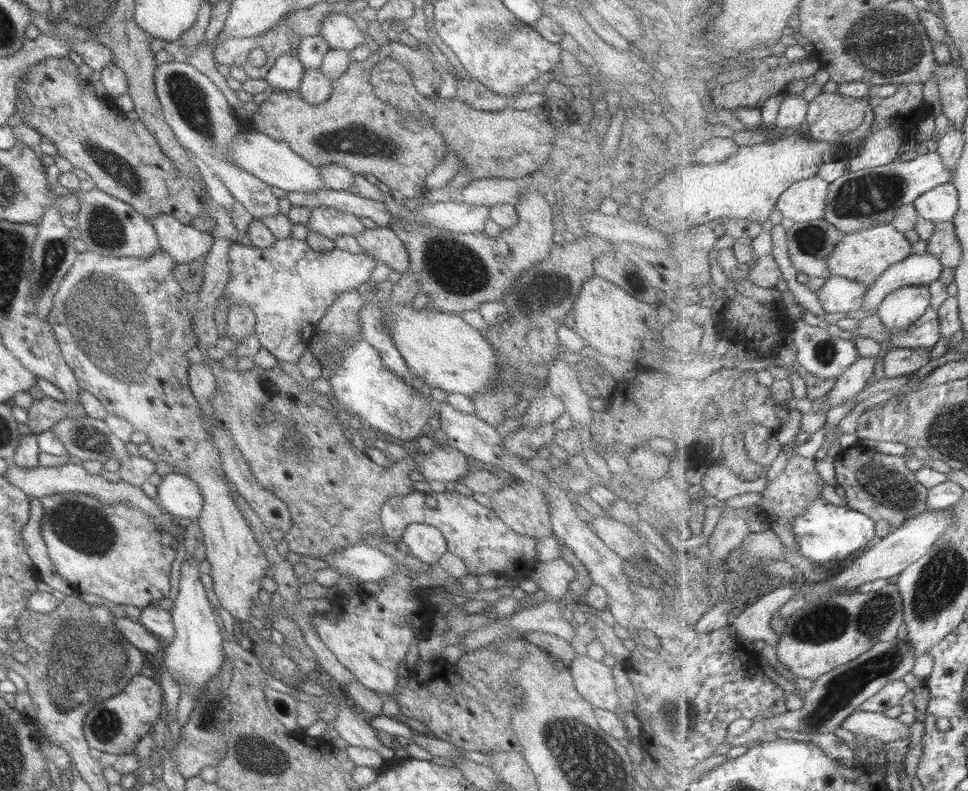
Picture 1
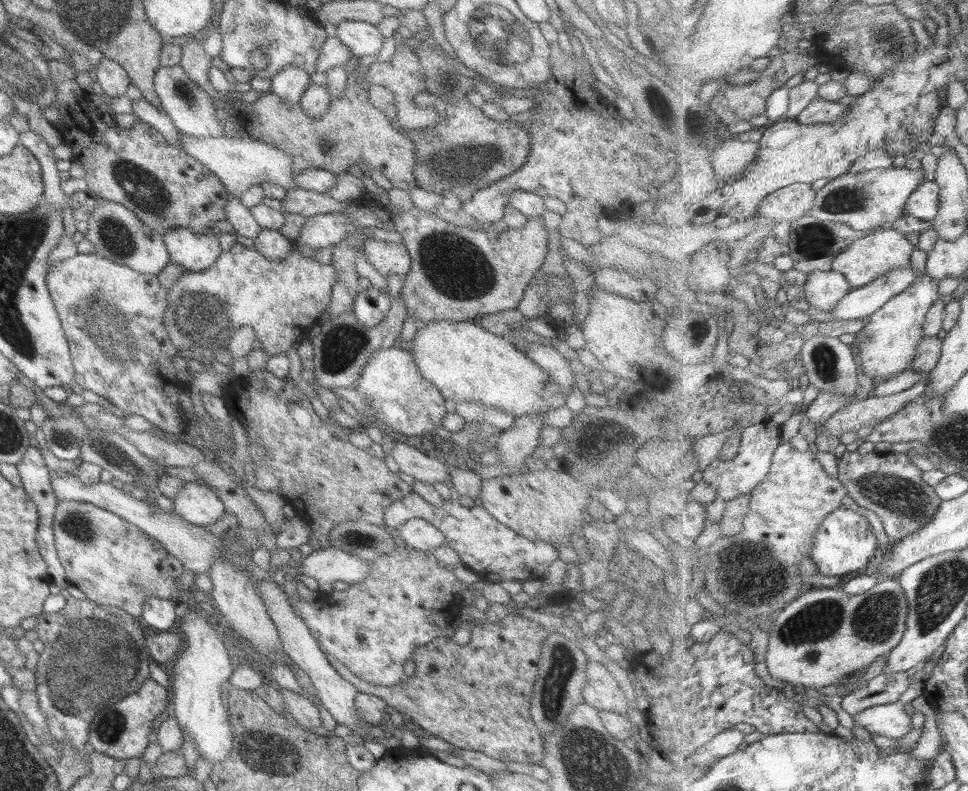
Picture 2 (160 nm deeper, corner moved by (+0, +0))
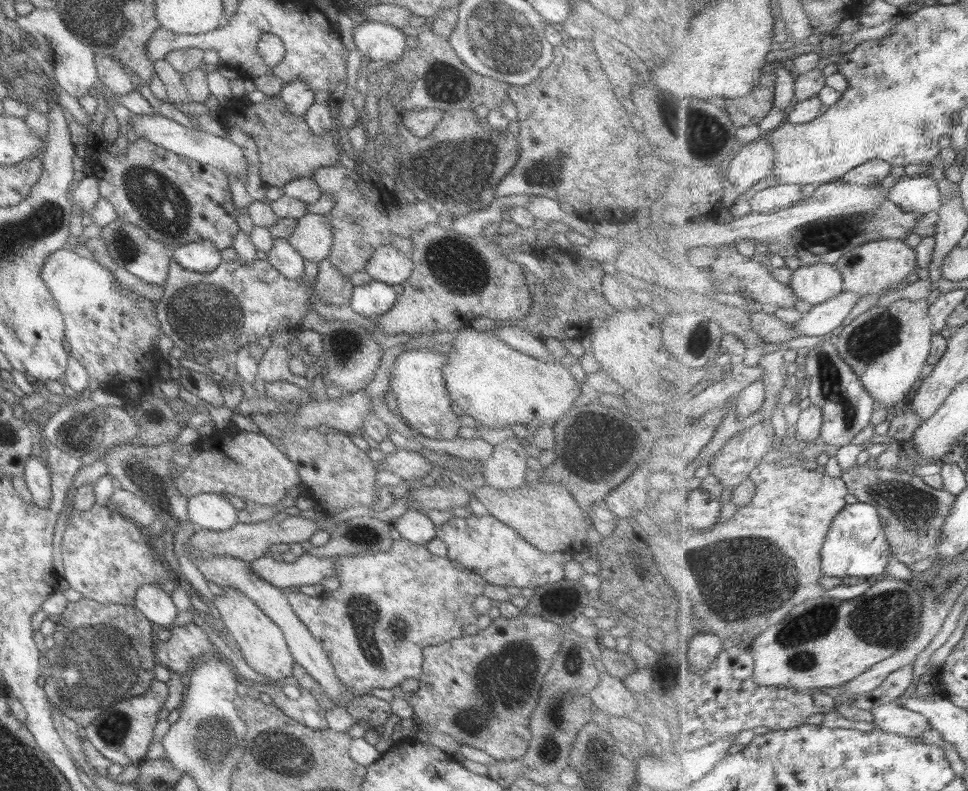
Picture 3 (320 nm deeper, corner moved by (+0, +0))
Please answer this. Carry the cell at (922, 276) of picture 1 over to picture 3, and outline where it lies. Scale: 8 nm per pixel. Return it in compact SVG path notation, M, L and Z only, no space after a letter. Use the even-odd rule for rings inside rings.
M842 292L827 302L807 307L807 315L803 320L795 322L793 329L799 335L808 337L831 334L835 328L843 325L859 297L856 292Z

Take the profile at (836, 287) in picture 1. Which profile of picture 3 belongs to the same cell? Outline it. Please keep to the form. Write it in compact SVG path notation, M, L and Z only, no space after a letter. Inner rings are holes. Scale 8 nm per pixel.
M820 262L793 270L790 285L807 307L818 305L843 292L844 278L836 265Z

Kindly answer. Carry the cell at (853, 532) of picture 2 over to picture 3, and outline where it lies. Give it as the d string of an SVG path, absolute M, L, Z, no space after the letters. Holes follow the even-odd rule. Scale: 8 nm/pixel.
M859 502L848 504L835 517L831 525L826 545L822 550L822 571L825 576L859 576L859 578L887 577L887 564L892 556L892 546L883 530L882 515L878 507L871 503Z

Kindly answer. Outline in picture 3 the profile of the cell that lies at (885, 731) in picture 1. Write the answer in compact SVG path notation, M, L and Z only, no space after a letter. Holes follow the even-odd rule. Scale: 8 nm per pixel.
M897 702L878 706L872 711L875 715L873 725L888 733L920 739L933 727L924 714L903 707Z

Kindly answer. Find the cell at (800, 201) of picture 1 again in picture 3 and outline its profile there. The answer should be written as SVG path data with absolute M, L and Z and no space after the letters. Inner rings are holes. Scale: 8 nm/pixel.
M774 184L762 189L749 200L751 212L758 215L773 214L789 208L805 198L801 193L801 187L803 185Z

